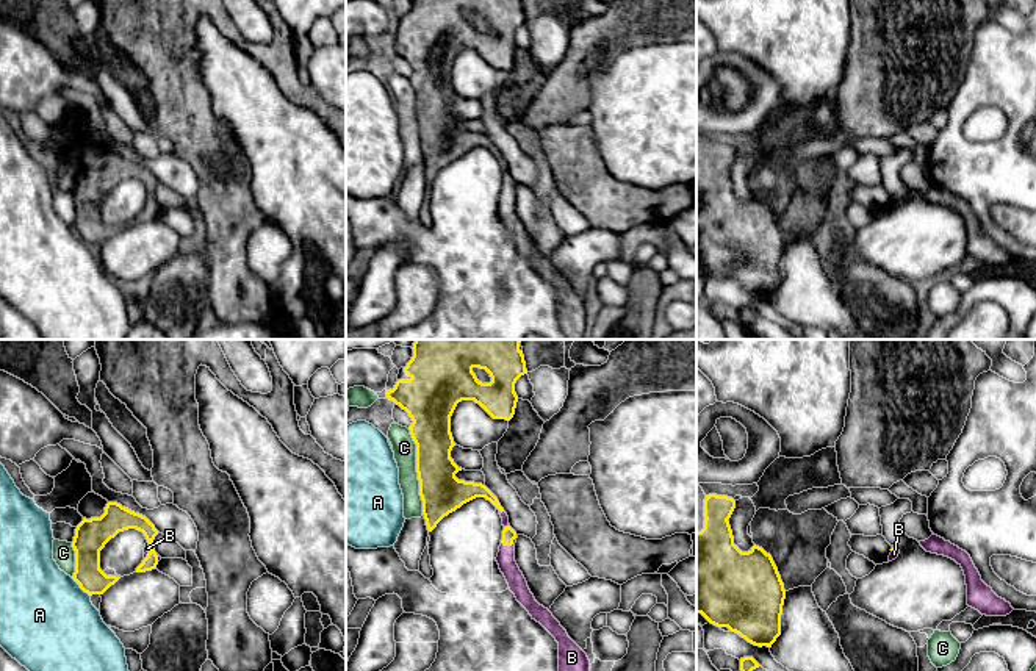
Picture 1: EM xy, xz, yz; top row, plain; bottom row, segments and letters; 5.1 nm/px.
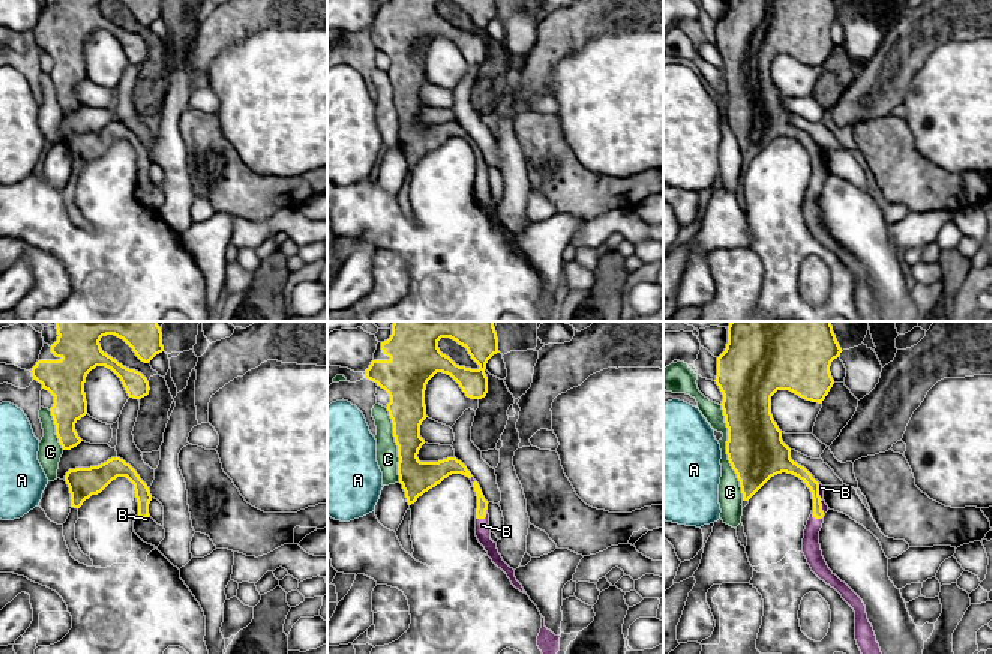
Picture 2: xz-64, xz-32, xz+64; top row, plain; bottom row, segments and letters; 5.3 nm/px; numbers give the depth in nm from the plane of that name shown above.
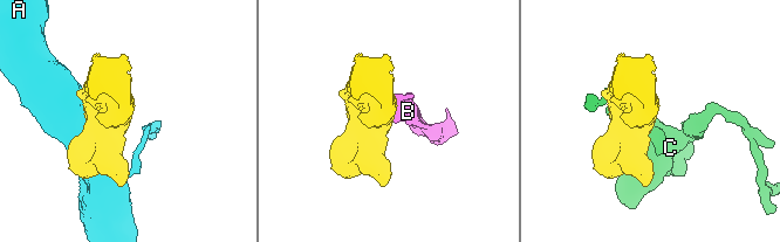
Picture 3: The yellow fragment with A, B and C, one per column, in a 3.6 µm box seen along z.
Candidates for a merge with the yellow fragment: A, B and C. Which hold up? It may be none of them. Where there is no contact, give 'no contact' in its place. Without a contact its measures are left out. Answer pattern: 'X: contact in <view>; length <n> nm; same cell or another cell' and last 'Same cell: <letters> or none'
A: contact in xy; length 140 nm; another cell
B: contact in xz; length 100 nm; same cell
C: contact in xz; length 460 nm; another cell
Same cell: B

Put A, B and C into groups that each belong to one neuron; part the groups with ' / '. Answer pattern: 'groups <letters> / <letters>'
groups A / B / C

